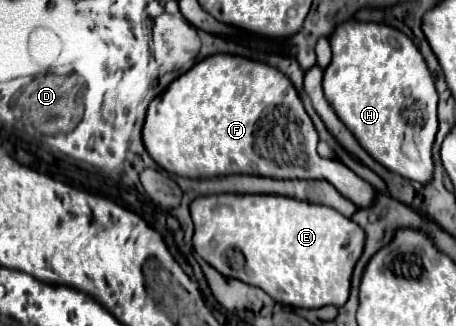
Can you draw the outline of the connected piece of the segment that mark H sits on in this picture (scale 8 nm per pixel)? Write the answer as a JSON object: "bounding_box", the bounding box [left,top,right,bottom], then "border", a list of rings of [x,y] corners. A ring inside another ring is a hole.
{"bounding_box":[323,19,439,183],"border":[[[353,19],[341,23],[329,43],[333,59],[323,75],[323,91],[337,117],[375,161],[407,179],[427,183],[433,175],[431,147],[439,97],[415,43],[395,27]]]}

